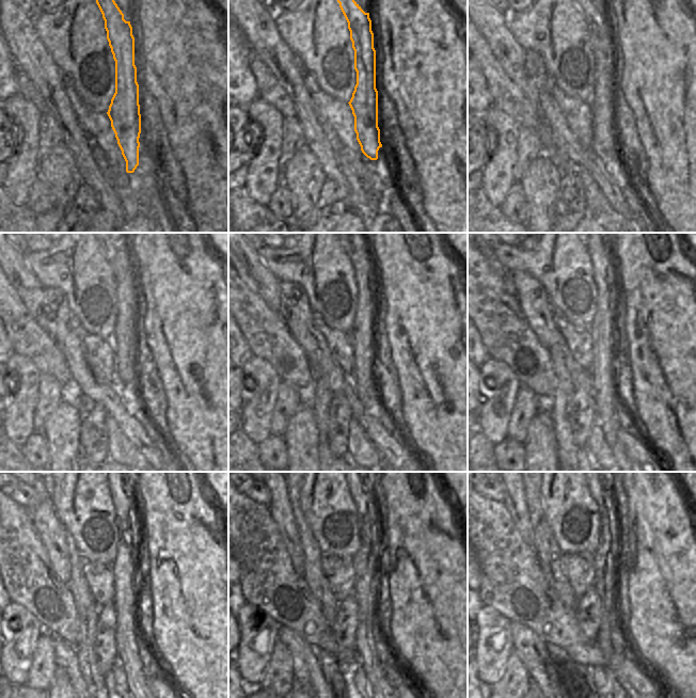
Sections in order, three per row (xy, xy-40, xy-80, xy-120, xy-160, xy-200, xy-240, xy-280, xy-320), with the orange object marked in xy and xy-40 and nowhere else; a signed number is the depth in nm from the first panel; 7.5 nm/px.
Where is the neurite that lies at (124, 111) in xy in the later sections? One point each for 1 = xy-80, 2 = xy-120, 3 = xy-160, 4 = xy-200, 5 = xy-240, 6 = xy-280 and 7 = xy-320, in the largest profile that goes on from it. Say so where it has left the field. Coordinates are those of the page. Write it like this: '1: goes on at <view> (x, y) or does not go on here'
1: goes on at xy-80 (597, 19)
2: goes on at xy-120 (116, 254)
3: goes on at xy-160 (365, 314)
4: goes on at xy-200 (606, 306)
5: goes on at xy-240 (129, 541)
6: goes on at xy-280 (368, 551)
7: goes on at xy-320 (608, 528)

